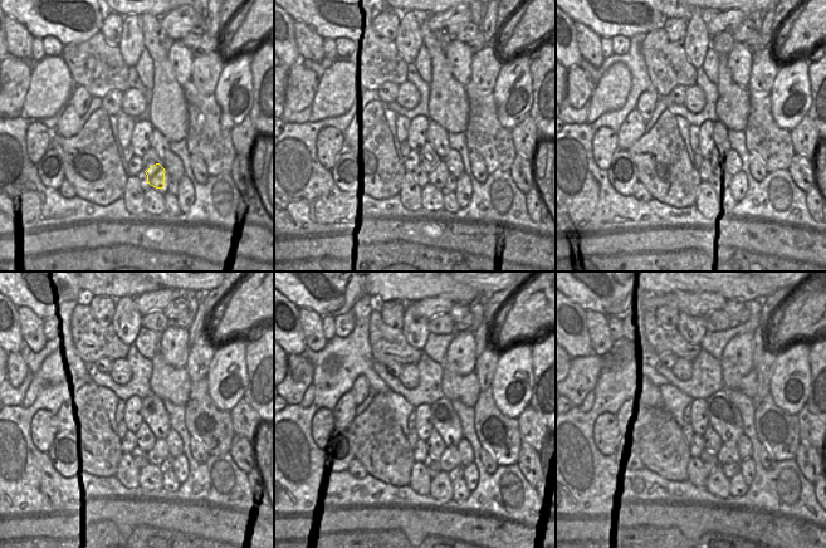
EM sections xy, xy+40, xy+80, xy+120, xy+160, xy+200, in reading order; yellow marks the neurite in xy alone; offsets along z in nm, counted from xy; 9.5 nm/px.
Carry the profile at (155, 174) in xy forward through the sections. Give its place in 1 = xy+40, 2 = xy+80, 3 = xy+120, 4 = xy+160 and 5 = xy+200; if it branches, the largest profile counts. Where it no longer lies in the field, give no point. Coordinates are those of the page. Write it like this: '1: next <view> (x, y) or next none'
1: next xy+40 (438, 176)
2: next xy+80 (721, 174)
3: next xy+120 (159, 454)
4: next xy+160 (450, 459)
5: next xy+200 (728, 454)

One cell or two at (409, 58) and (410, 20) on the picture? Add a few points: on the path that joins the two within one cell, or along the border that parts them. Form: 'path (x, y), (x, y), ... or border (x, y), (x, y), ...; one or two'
path (409, 49), (410, 29); one

